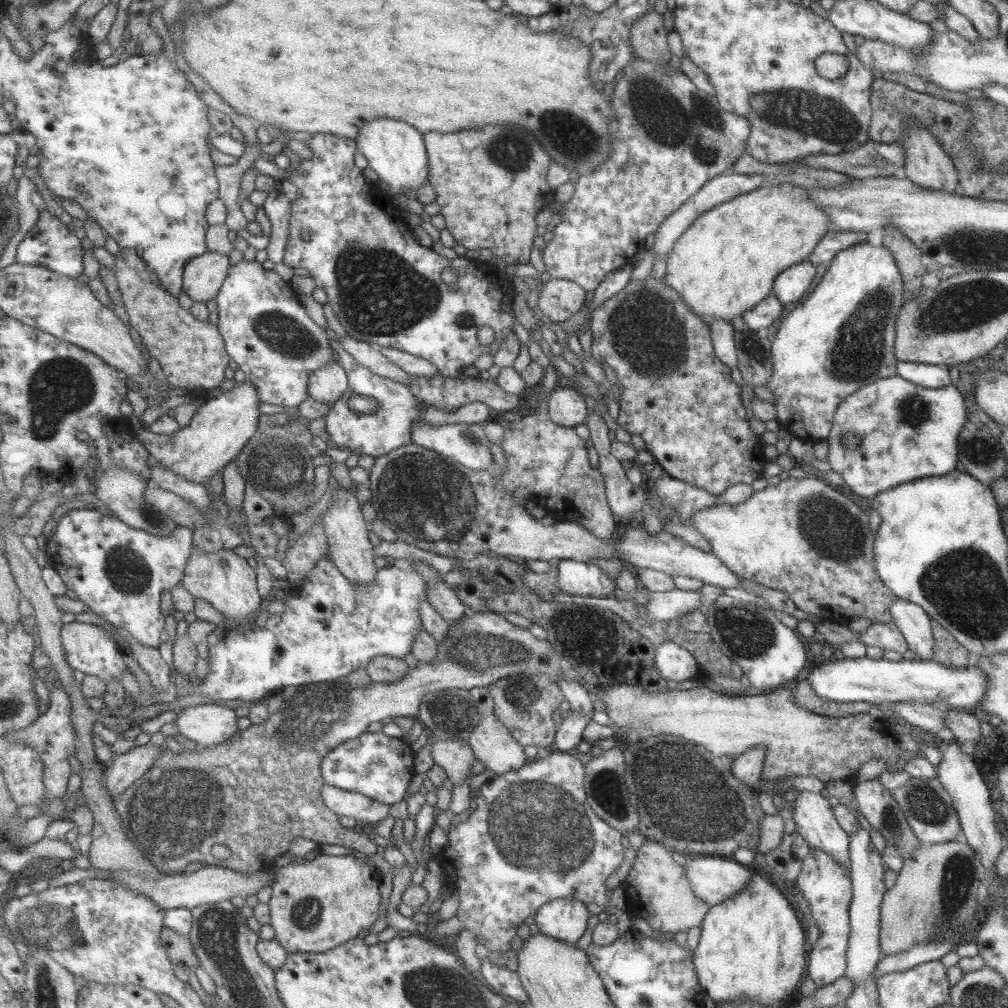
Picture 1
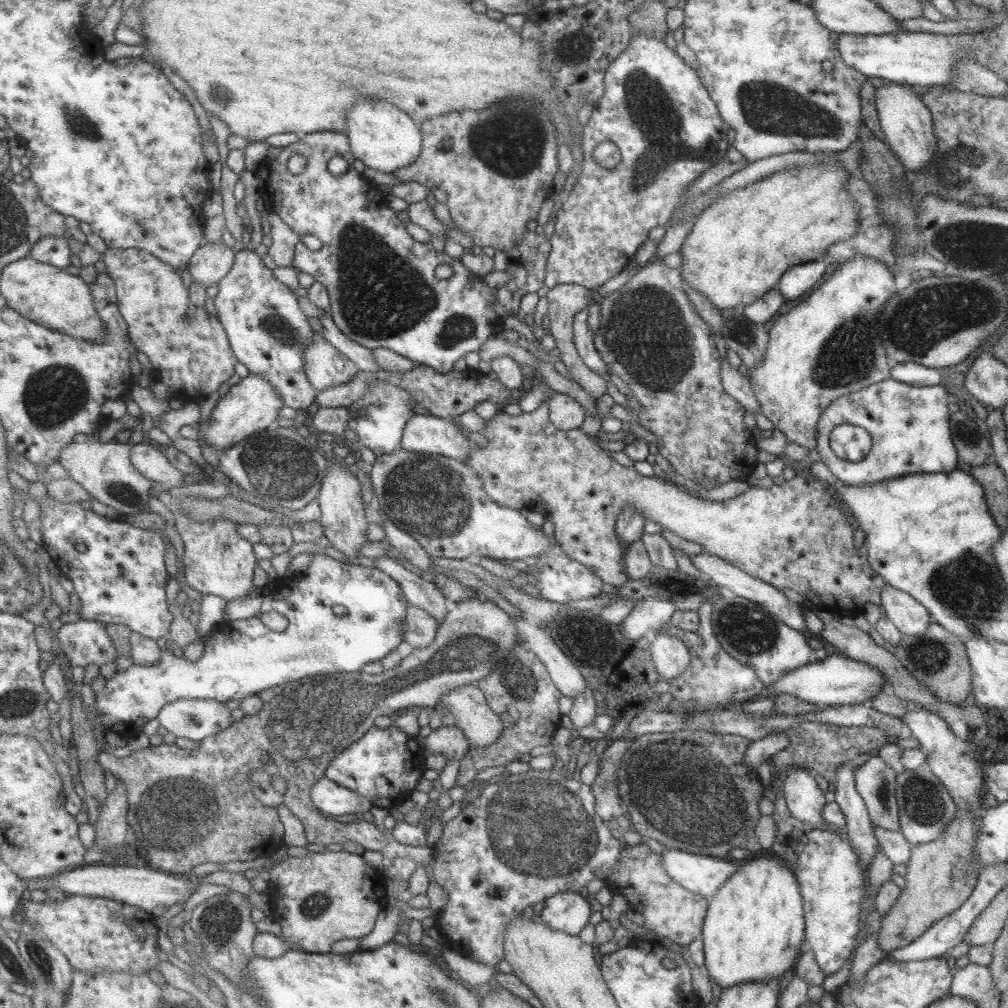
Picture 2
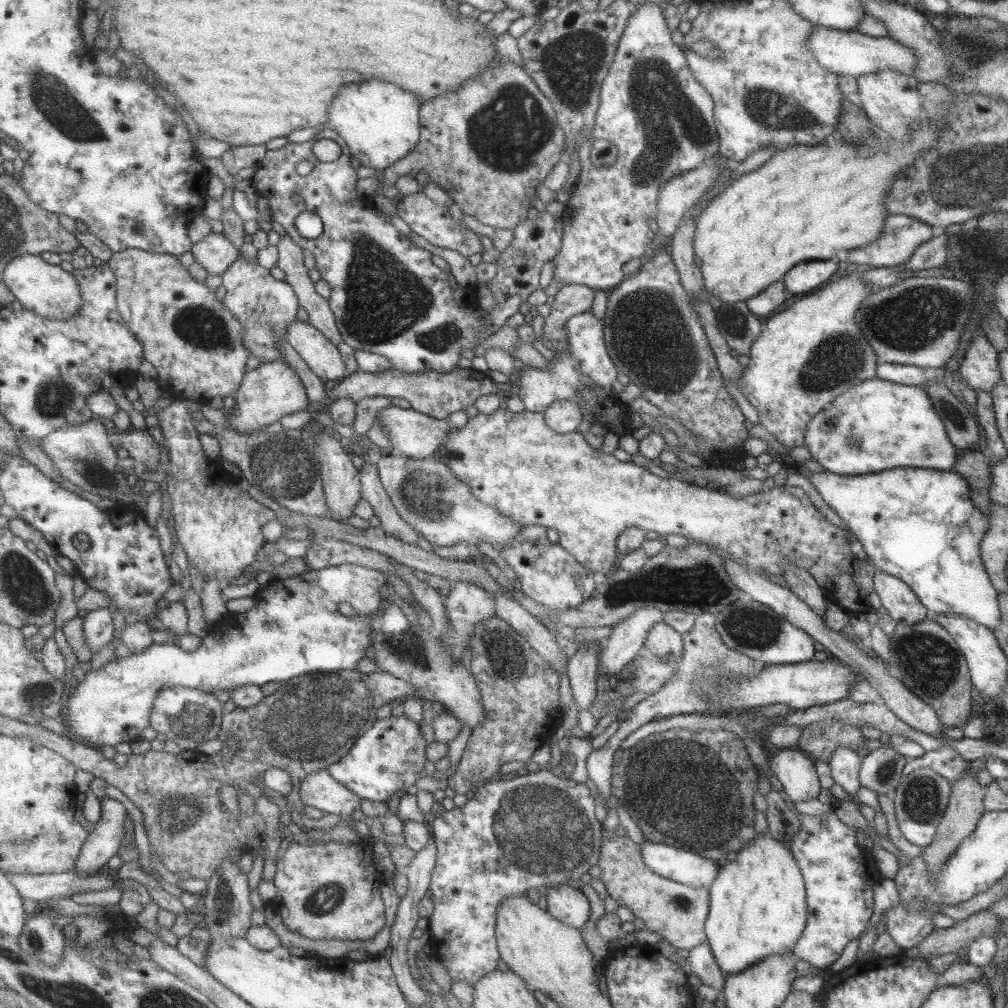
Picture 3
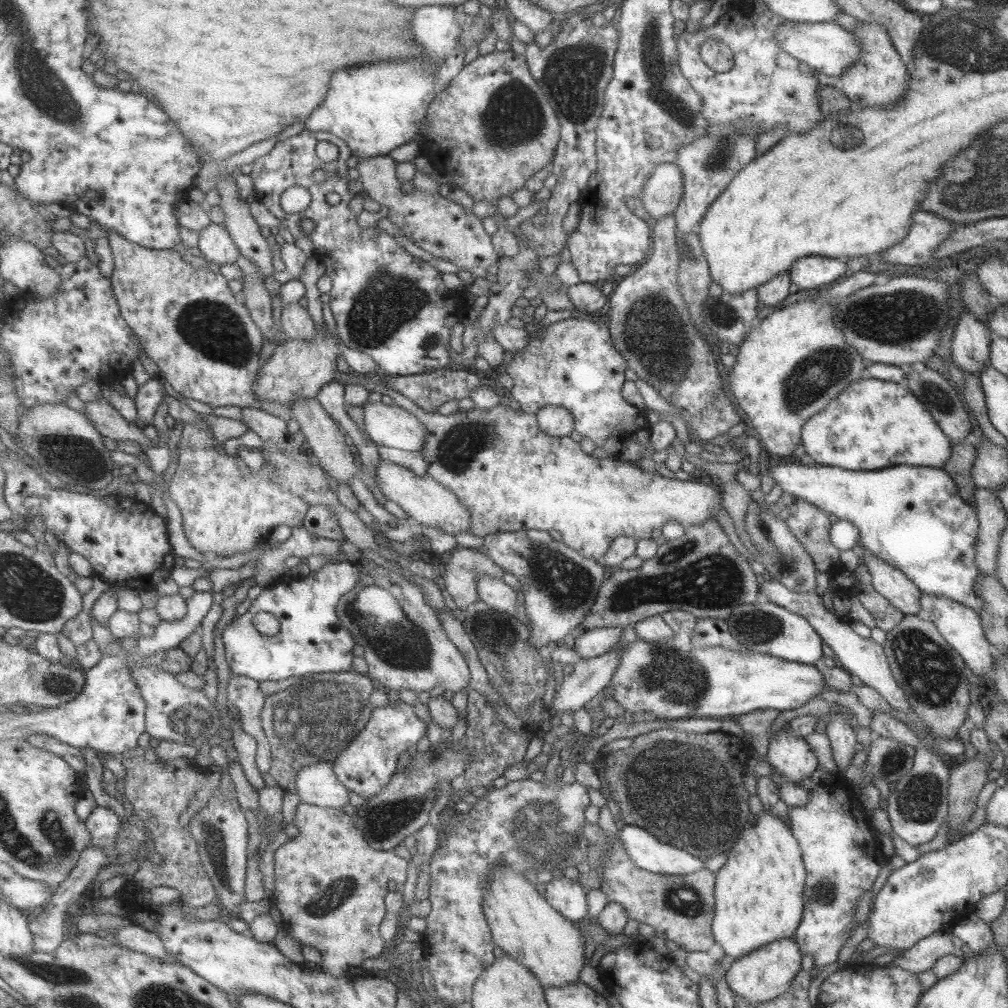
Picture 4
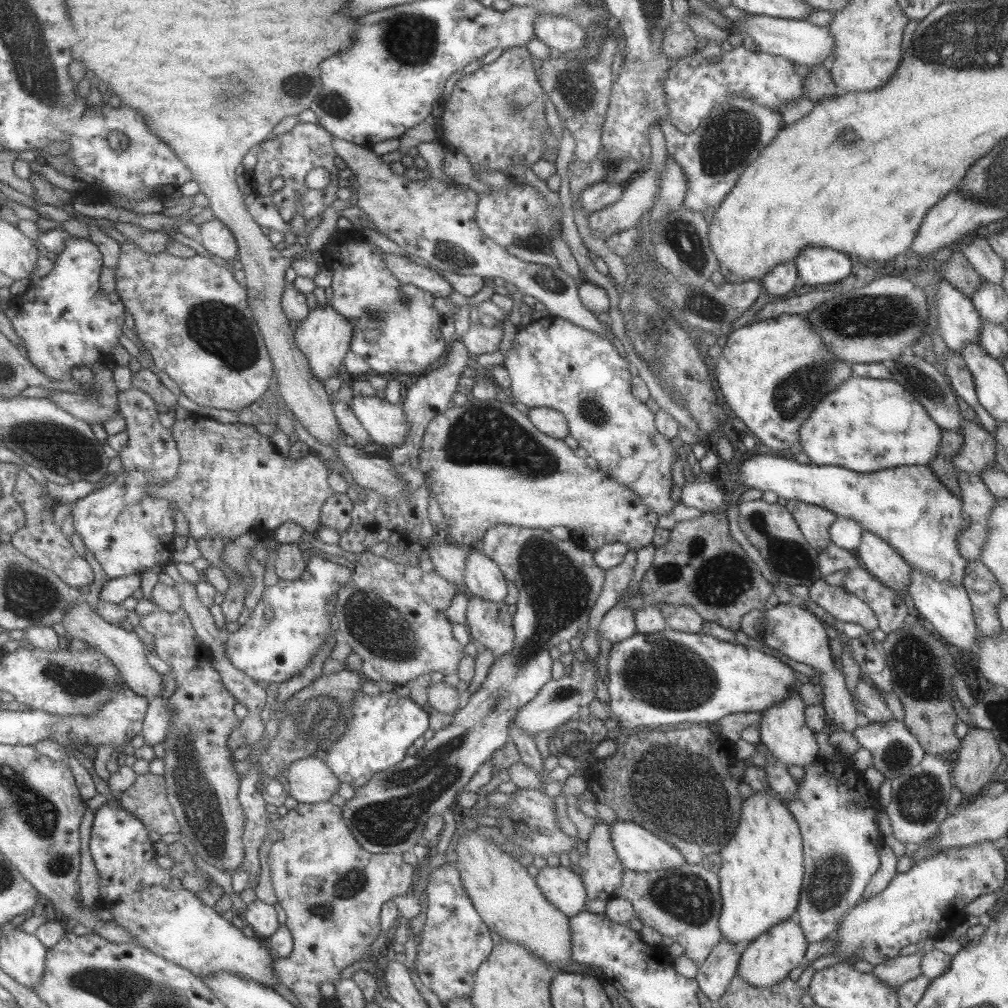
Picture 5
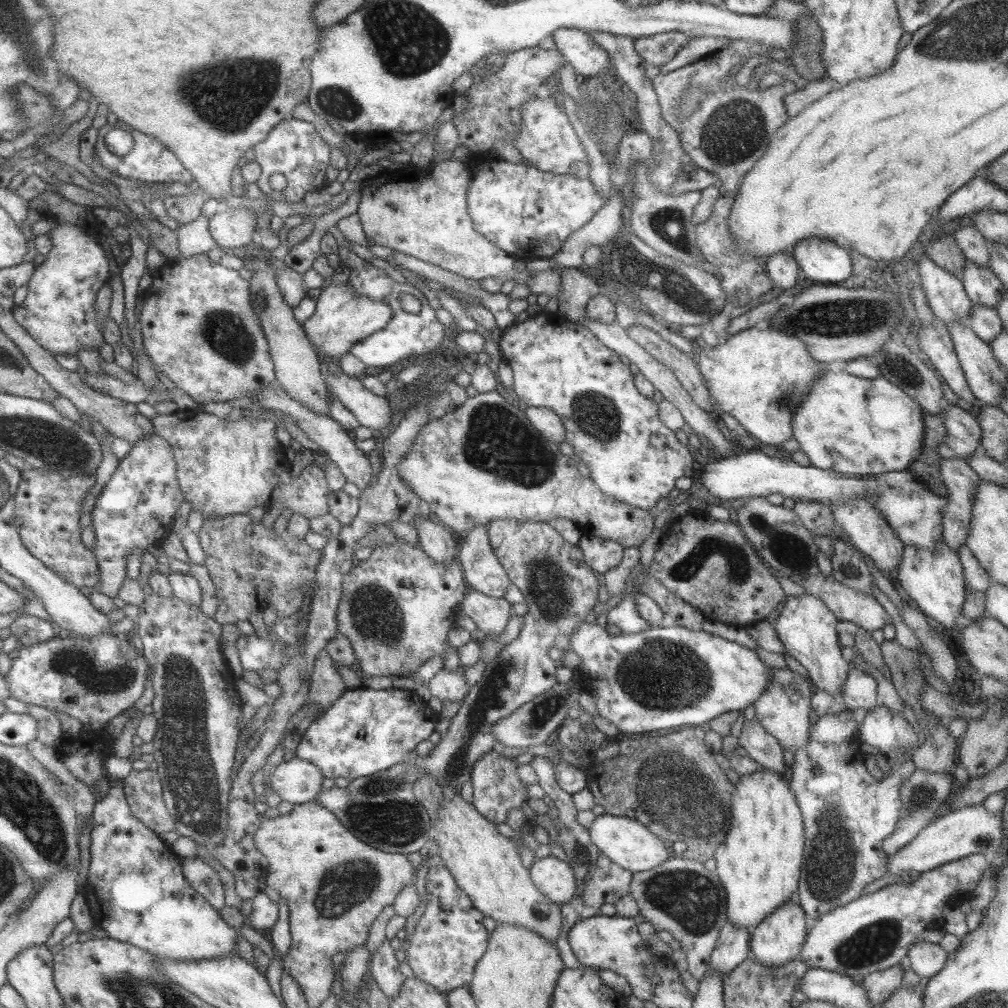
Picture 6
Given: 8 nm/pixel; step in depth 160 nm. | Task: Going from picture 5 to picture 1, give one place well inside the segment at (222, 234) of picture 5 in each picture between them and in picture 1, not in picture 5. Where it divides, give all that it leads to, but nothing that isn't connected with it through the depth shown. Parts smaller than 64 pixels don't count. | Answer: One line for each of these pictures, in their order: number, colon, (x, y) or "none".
1: (204, 276)
2: (212, 262)
3: (215, 253)
4: (216, 243)

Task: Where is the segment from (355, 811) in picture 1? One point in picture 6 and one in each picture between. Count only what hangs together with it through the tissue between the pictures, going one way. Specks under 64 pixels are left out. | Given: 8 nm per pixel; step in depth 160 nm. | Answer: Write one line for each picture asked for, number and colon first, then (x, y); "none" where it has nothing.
2: (331, 798)
3: (320, 790)
4: (317, 784)
5: (310, 780)
6: (298, 781)

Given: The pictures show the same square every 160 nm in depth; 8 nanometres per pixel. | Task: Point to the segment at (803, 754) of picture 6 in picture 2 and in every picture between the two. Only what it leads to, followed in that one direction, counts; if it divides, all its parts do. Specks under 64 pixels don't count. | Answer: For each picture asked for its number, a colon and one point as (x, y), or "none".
2: (831, 884)
3: (838, 874)
4: (839, 849)
5: (835, 812)

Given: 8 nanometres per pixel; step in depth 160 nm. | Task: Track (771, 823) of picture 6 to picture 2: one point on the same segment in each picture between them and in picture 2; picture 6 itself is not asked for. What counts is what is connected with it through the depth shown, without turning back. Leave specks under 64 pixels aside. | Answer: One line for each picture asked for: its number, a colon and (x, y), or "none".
2: (754, 924)
3: (757, 903)
4: (758, 893)
5: (760, 876)

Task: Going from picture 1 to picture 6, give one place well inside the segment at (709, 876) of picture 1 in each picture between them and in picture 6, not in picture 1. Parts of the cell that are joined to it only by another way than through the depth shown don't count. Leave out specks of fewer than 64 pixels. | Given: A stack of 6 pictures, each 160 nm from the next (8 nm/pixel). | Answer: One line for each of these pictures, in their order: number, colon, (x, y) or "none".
2: (703, 875)
3: (683, 867)
4: (644, 851)
5: (638, 850)
6: (626, 842)

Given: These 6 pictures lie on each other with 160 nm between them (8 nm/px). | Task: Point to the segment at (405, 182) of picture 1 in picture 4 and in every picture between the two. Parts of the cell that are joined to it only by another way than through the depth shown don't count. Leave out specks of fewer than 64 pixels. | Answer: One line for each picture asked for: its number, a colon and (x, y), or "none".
2: (385, 140)
3: (379, 122)
4: (373, 109)

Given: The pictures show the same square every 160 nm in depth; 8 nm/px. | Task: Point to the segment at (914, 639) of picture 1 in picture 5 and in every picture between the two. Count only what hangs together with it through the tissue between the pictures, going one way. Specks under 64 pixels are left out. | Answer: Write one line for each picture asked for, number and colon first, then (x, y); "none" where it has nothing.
2: (910, 618)
3: (896, 598)
4: (895, 587)
5: (885, 565)

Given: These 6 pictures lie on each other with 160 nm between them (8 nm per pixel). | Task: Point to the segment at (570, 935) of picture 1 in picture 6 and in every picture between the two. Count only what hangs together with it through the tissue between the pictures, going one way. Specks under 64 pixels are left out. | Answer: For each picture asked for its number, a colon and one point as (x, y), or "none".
2: (568, 912)
3: (566, 903)
4: (568, 898)
5: (560, 886)
6: (555, 879)

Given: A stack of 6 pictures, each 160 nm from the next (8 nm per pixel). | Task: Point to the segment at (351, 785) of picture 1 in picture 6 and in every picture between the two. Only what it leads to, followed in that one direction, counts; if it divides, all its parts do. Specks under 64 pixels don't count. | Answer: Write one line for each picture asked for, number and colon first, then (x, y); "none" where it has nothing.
2: (384, 765)
3: (387, 758)
4: (365, 765)
5: (383, 726)
6: (364, 731)

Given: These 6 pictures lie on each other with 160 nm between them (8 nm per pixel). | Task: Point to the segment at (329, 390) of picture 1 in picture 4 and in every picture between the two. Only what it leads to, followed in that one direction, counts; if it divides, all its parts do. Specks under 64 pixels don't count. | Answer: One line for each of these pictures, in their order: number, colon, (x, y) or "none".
2: (326, 368)
3: (322, 356)
4: (297, 323)

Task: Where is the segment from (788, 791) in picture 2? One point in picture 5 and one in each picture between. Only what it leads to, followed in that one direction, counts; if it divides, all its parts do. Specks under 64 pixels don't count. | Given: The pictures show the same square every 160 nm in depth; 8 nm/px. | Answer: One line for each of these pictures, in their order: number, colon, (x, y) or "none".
3: (795, 771)
4: (788, 753)
5: (782, 730)

